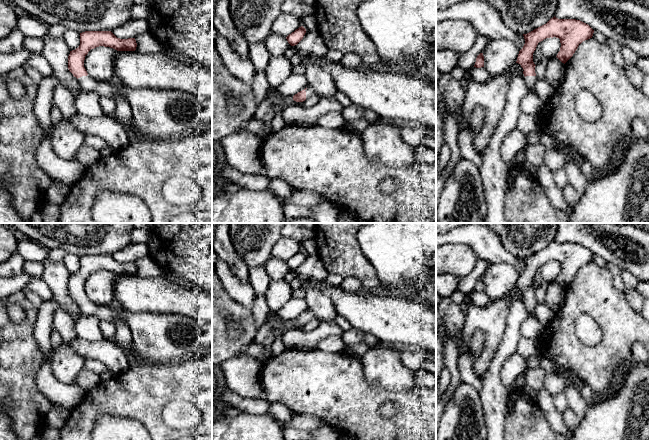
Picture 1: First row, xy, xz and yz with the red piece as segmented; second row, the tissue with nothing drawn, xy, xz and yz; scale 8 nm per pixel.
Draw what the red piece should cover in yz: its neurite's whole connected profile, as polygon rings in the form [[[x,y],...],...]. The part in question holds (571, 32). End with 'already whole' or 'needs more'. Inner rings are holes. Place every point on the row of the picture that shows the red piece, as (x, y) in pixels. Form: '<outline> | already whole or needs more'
[[[554,16],[546,24],[523,34],[525,44],[519,51],[516,63],[520,64],[524,70],[528,88],[532,91],[537,81],[533,53],[539,42],[550,37],[559,38],[561,47],[556,57],[565,64],[583,41],[592,38],[593,33],[594,30],[580,20],[558,19]]] | needs more

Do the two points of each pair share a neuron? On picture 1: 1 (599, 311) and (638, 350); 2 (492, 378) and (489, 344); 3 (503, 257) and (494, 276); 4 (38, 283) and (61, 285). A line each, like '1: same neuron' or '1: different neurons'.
1: different neurons
2: different neurons
3: different neurons
4: different neurons

